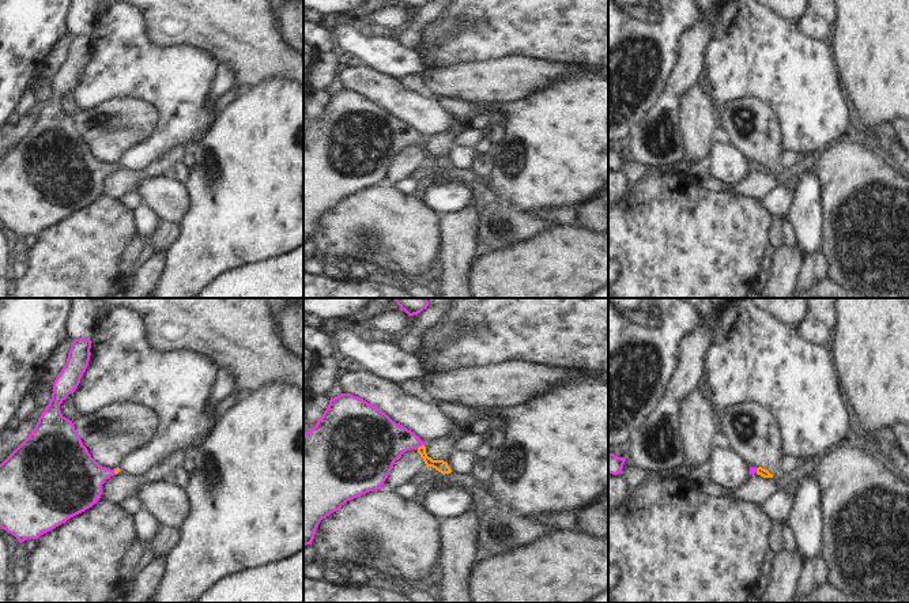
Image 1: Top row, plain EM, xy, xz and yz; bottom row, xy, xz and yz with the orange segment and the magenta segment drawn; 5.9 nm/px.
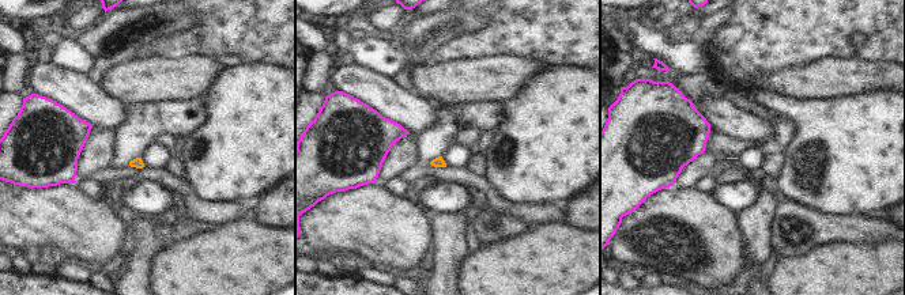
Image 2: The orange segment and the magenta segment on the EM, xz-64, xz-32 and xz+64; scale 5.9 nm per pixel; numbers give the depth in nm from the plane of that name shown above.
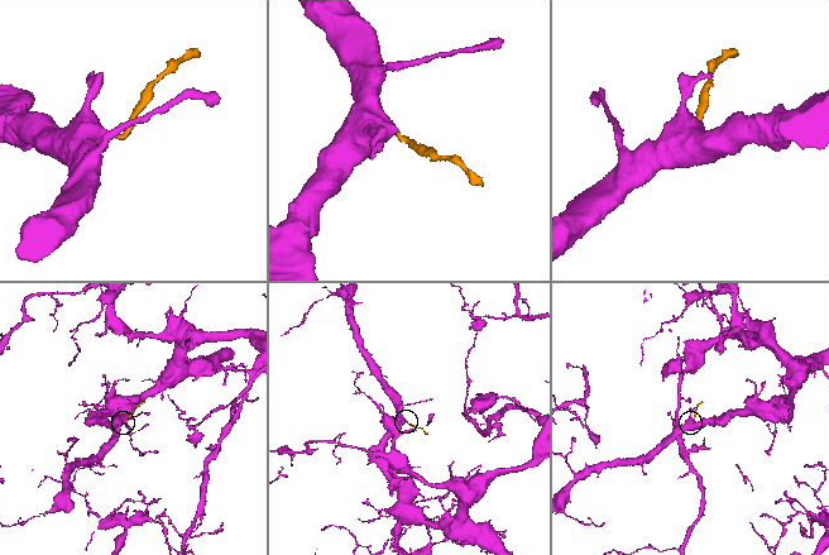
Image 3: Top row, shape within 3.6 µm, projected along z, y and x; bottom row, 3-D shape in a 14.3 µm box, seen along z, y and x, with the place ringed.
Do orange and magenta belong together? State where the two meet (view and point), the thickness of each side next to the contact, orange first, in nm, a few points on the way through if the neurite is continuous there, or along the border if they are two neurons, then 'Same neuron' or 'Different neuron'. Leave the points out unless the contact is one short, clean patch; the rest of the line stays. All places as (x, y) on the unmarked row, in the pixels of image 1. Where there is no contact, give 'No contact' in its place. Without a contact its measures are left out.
Touches orange at xz (419, 142). Thickness 70 nm (orange) against 300 nm. Path across: xz (441, 161), (432, 158), (419, 142), (377, 138). Same neuron.

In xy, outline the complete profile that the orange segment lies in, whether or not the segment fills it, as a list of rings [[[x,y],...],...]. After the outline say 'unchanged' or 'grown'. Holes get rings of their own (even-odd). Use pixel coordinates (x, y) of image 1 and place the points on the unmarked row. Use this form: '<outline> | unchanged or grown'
[[[90,34],[73,35],[67,59],[53,78],[52,94],[34,125],[0,159],[0,222],[18,237],[38,234],[97,199],[105,176],[121,166],[99,161],[83,140],[72,116],[60,108],[60,99],[75,87],[88,61],[90,44]]] | grown

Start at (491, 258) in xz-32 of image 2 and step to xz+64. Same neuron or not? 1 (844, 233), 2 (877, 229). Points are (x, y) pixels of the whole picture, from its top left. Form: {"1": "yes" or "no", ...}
{"1": "no", "2": "no"}

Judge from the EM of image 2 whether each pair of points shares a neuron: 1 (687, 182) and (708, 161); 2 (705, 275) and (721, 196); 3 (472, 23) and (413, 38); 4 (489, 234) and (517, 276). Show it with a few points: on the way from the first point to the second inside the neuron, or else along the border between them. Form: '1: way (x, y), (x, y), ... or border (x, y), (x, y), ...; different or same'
1: way (690, 177), (702, 165); same
2: border (709, 193), (719, 204), (735, 214); different
3: way (457, 23), (445, 23), (428, 33); same
4: border (524, 230), (491, 244), (474, 246); different

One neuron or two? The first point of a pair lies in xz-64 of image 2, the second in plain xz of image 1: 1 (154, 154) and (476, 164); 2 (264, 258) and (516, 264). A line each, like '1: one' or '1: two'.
1: two
2: one

